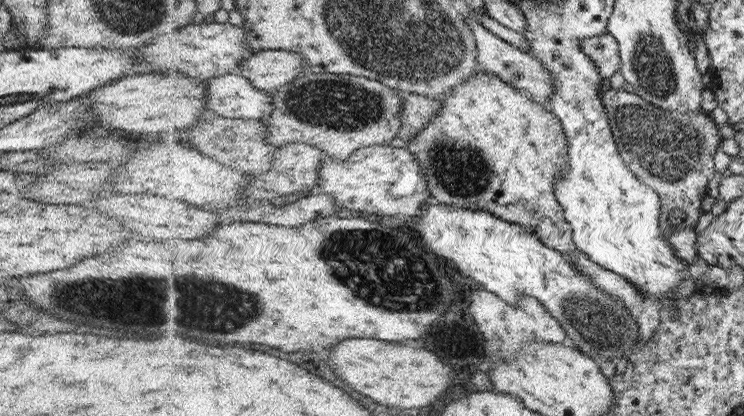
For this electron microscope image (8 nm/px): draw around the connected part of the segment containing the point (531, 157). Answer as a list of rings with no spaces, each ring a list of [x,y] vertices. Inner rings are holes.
[[[484,69],[474,73],[466,83],[452,87],[450,92],[442,97],[442,107],[408,146],[418,158],[433,201],[459,207],[472,204],[478,211],[488,211],[498,218],[528,228],[554,250],[576,251],[573,231],[554,190],[554,181],[560,181],[562,169],[568,161],[568,142],[557,115],[545,105],[545,101],[535,99]]]

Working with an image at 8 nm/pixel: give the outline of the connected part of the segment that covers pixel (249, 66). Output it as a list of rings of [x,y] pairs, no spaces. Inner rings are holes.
[[[268,49],[254,52],[240,68],[256,88],[274,92],[306,73],[306,58],[300,52]]]

